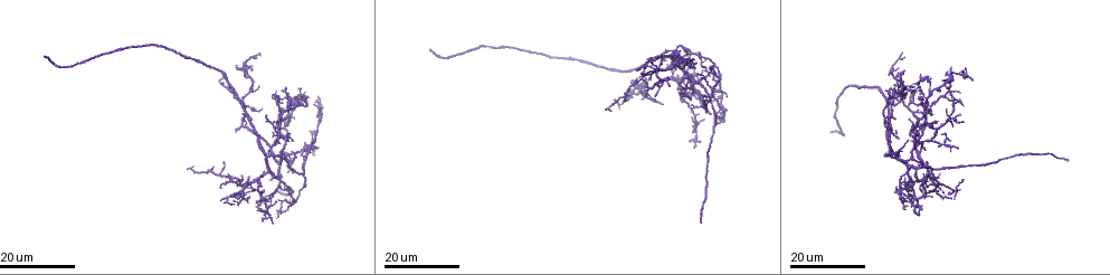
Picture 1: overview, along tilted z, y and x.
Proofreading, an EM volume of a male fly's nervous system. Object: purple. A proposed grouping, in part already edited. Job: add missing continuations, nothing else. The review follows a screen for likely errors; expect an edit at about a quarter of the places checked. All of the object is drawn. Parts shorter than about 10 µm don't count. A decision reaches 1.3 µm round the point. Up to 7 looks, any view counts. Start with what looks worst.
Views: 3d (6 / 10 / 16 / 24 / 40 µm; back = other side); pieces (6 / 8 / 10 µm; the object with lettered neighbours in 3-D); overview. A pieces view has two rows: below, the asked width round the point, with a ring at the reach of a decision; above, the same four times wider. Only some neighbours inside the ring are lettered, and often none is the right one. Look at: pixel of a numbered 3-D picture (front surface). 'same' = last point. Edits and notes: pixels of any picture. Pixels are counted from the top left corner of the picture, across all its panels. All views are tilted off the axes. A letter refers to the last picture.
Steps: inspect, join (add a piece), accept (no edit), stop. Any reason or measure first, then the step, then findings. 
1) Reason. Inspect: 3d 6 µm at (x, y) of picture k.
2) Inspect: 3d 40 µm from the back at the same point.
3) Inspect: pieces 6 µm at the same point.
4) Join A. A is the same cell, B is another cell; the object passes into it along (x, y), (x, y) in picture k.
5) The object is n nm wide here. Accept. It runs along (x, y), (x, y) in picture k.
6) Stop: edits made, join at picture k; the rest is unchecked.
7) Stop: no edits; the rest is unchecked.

An open end. Inspect: 3d 16 µm at (430, 51) of picture 1.

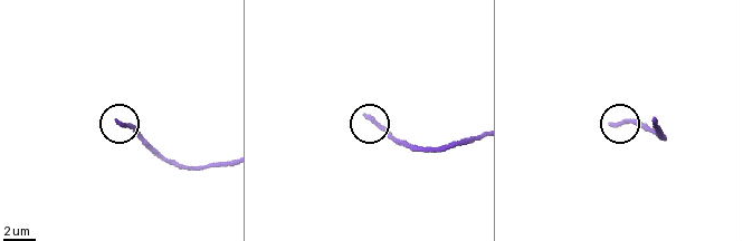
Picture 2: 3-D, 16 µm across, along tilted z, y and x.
Inspect: pieces 8 µm at (120, 123) of picture 2.

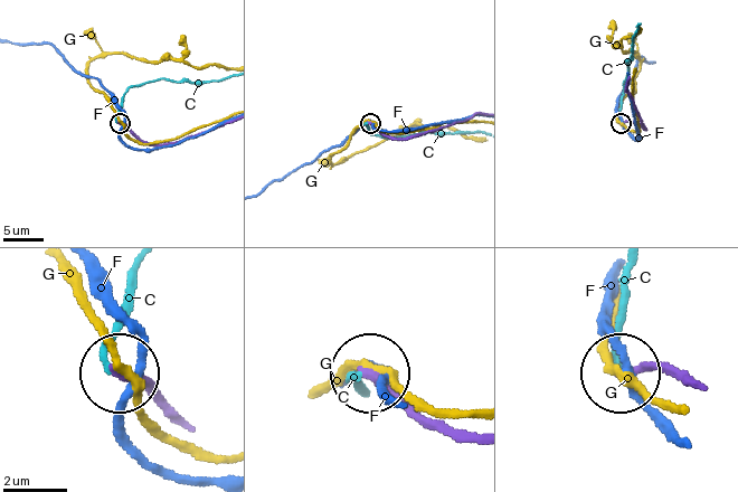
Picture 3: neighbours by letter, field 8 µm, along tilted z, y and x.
Accept. C, F and G are other cells; it runs along (473, 437), (420, 418), (372, 377) in picture 3; no lettered piece goes on from it.

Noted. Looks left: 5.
Thin end. Inspect: 3d 16 µm at (1067, 160) of picture 1.

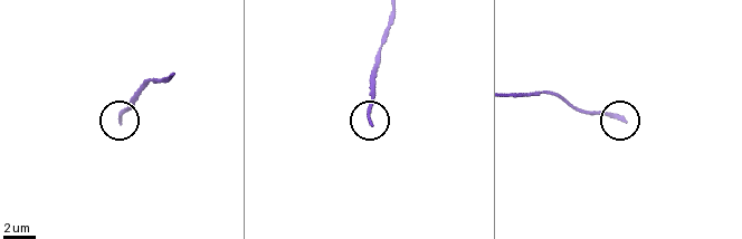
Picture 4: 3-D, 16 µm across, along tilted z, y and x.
What lies round it. Inspect: pieces 6 µm at (624, 118) of picture 4.

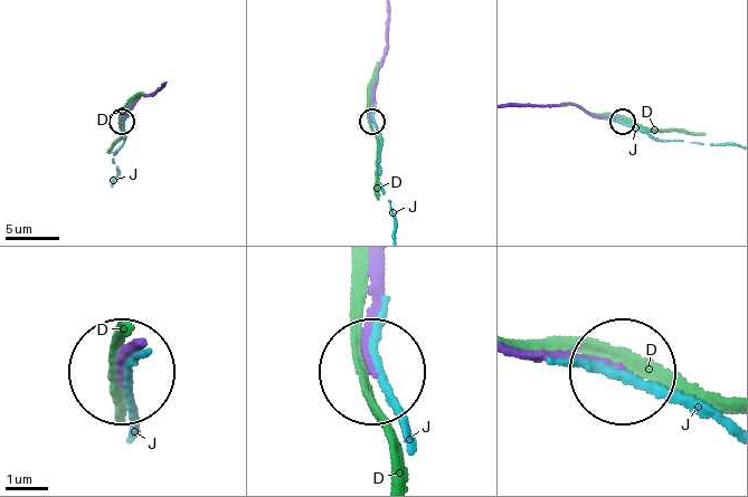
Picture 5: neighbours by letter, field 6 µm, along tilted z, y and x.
Accept. D and J are other cells; it runs along (518, 351), (618, 368) in picture 5; none of them fits.

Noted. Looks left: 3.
Inspect: 3d 24 µm at (272, 96) of picture 1.

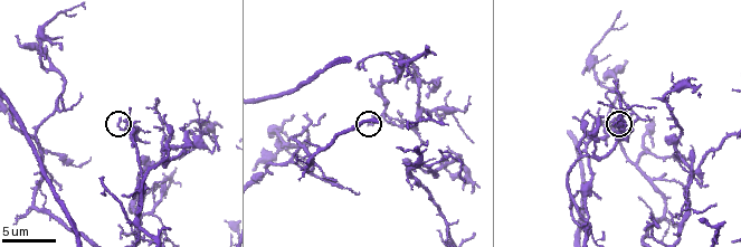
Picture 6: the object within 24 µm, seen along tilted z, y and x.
Inspect: pieces 6 µm at (118, 122) of picture 6.

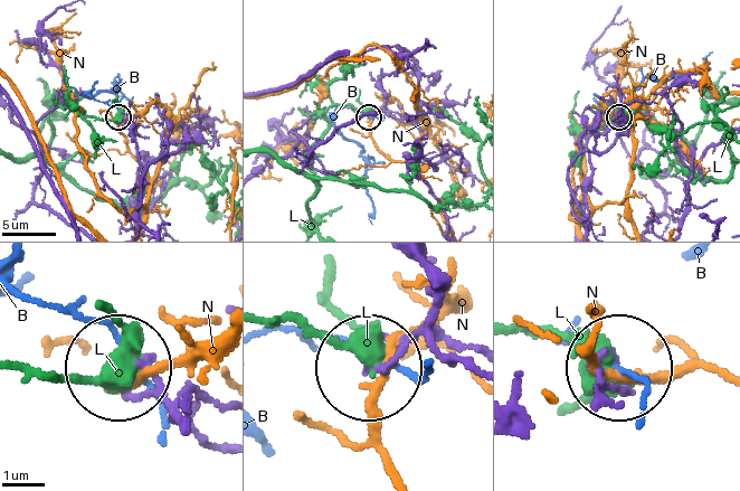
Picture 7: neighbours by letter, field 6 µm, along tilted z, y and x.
Accept. B, L and N are other cells; it runs along (425, 261), (426, 311), (369, 361) in picture 7; no lettered piece goes on from it.

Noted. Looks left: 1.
Stop: no edits; the rest is unchecked.

